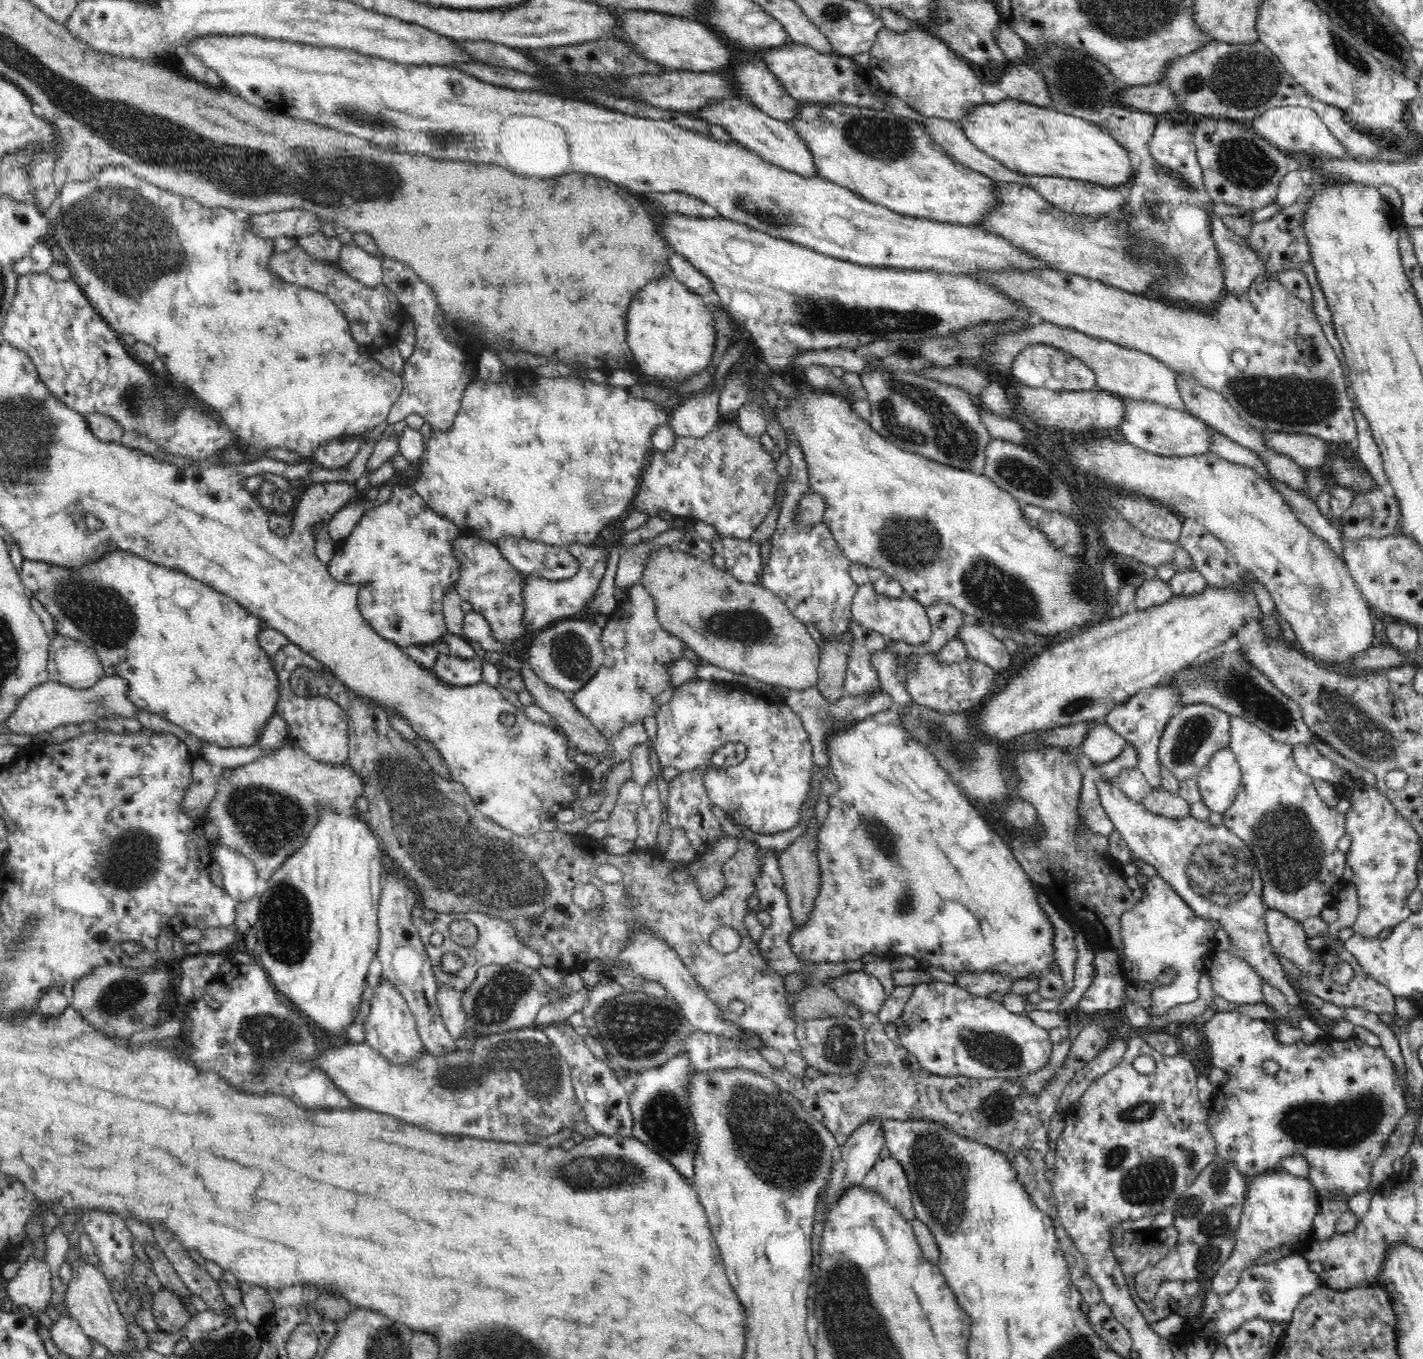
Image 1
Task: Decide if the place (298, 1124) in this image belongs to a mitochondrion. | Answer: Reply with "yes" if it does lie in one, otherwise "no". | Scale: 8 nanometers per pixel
no

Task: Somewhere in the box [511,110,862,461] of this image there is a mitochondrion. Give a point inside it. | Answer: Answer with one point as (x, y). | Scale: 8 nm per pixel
(763, 213)

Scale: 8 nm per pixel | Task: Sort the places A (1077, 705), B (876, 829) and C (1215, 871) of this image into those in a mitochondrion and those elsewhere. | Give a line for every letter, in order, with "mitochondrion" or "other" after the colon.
A: mitochondrion
B: mitochondrion
C: mitochondrion

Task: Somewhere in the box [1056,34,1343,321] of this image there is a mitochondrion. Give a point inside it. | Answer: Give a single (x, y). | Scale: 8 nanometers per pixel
(1246, 79)

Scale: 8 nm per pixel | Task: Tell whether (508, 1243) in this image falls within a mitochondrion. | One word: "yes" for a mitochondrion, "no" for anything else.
no

